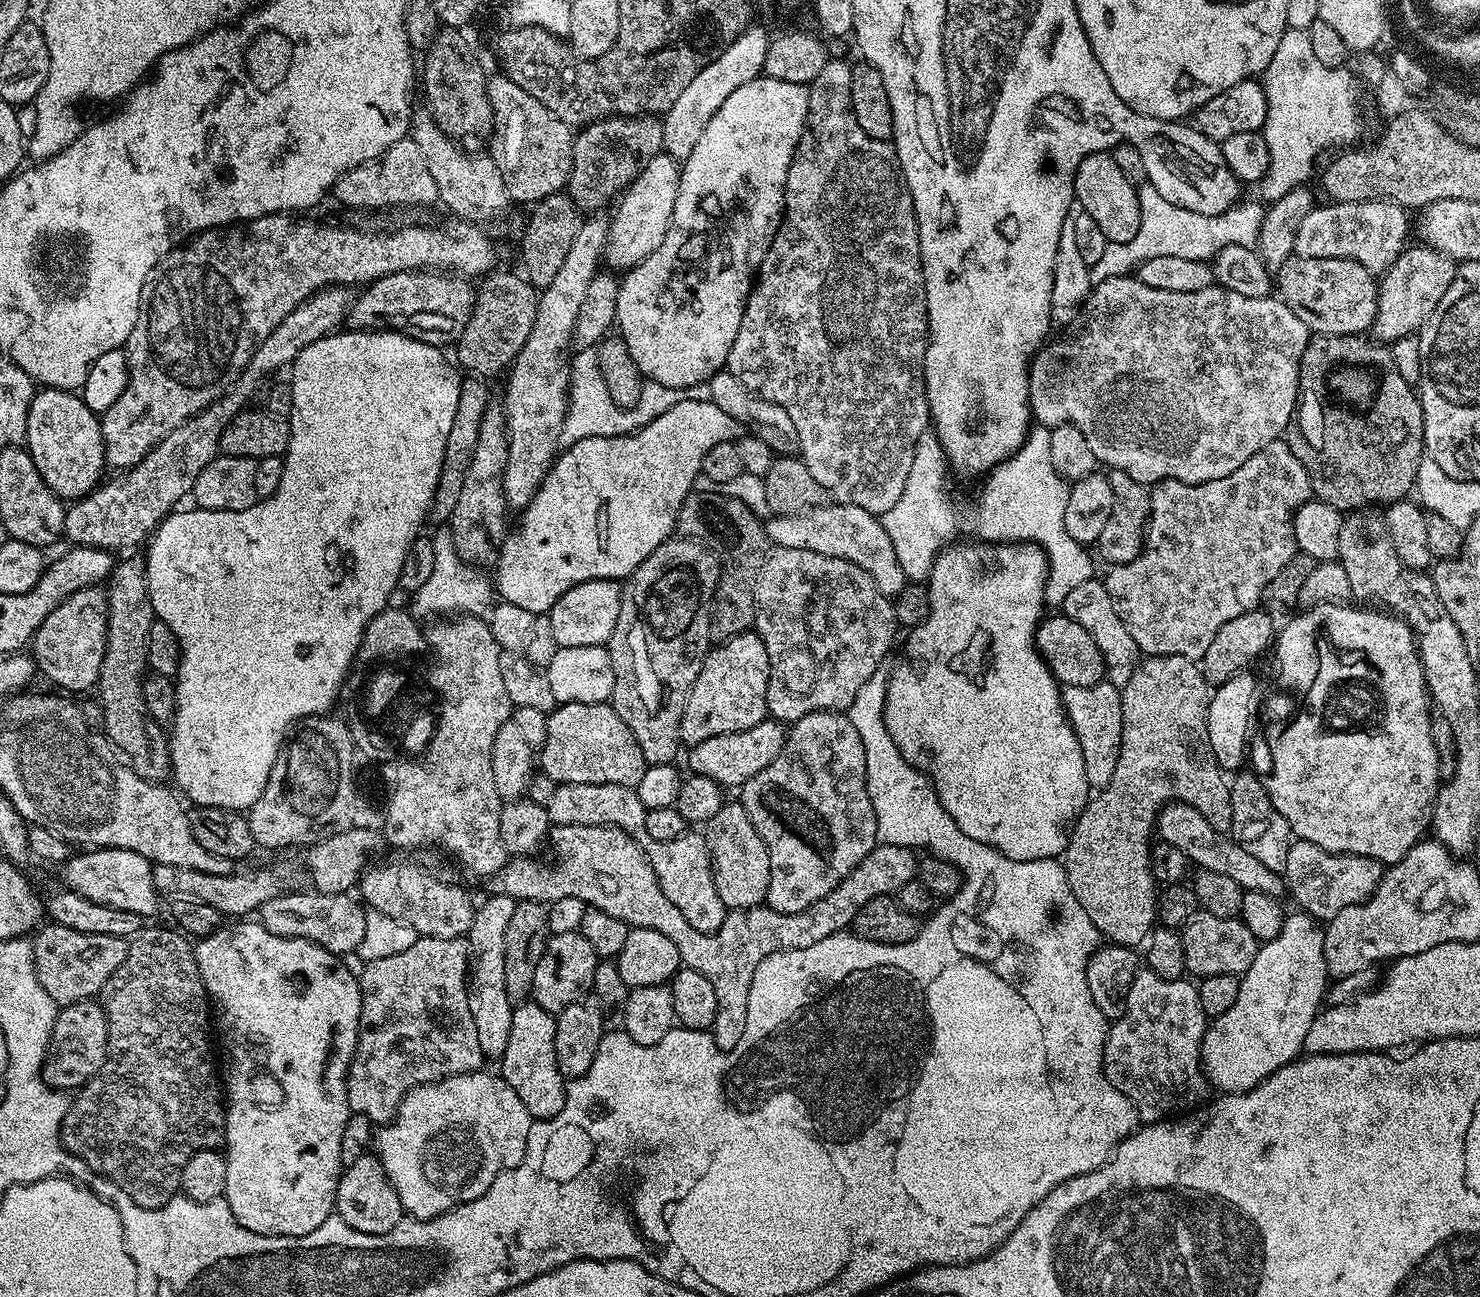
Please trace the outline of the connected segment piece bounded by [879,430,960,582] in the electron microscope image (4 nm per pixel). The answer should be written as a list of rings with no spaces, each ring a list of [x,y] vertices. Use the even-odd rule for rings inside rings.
[[[935,431],[924,432],[922,438],[918,438],[918,446],[914,446],[914,463],[910,466],[902,495],[894,506],[890,506],[890,510],[879,517],[881,526],[894,544],[898,564],[909,581],[927,581],[938,553],[959,537],[956,535],[960,532],[960,512],[952,501],[948,476],[948,456],[942,450]]]

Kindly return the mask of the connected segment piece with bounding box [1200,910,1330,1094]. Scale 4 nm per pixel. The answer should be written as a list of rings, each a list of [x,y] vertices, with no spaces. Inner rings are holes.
[[[1303,910],[1289,911],[1282,922],[1282,930],[1272,940],[1263,941],[1256,949],[1256,957],[1250,967],[1240,976],[1240,989],[1238,999],[1234,1001],[1234,1006],[1226,1010],[1226,1014],[1215,1017],[1204,1029],[1204,1041],[1200,1051],[1200,1059],[1204,1061],[1204,1073],[1208,1076],[1209,1085],[1213,1089],[1217,1088],[1217,1093],[1231,1094],[1234,1092],[1249,1092],[1254,1086],[1258,1086],[1274,1070],[1286,1066],[1291,1060],[1297,1059],[1304,1052],[1306,1034],[1310,1031],[1310,1026],[1314,1022],[1317,1012],[1321,1011],[1322,1005],[1326,1000],[1326,993],[1330,983],[1328,974],[1328,963],[1326,962],[1326,950],[1324,949],[1324,928],[1318,923],[1316,917],[1309,916]]]

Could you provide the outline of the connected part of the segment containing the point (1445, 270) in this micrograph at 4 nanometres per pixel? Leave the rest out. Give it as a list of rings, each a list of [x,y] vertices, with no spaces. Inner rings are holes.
[[[1405,247],[1388,271],[1379,277],[1378,310],[1371,327],[1377,341],[1400,340],[1411,332],[1412,335],[1419,333],[1434,306],[1442,302],[1442,294],[1450,290],[1450,282],[1458,267],[1457,261],[1433,248],[1419,247]]]

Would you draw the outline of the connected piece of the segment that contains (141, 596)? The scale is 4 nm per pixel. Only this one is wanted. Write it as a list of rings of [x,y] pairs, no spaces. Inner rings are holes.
[[[143,559],[124,560],[109,571],[106,577],[106,599],[106,654],[102,658],[98,681],[98,699],[104,711],[102,731],[127,757],[139,776],[160,782],[170,772],[170,740],[165,729],[156,724],[154,718],[150,718],[150,710],[146,710],[146,698],[142,694],[148,668],[146,642],[150,638],[150,626],[154,619]]]

